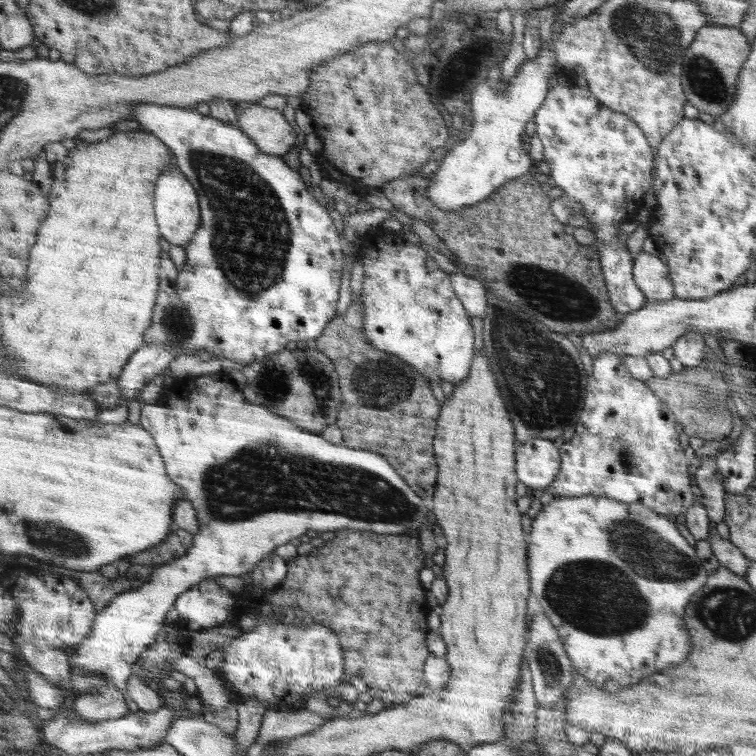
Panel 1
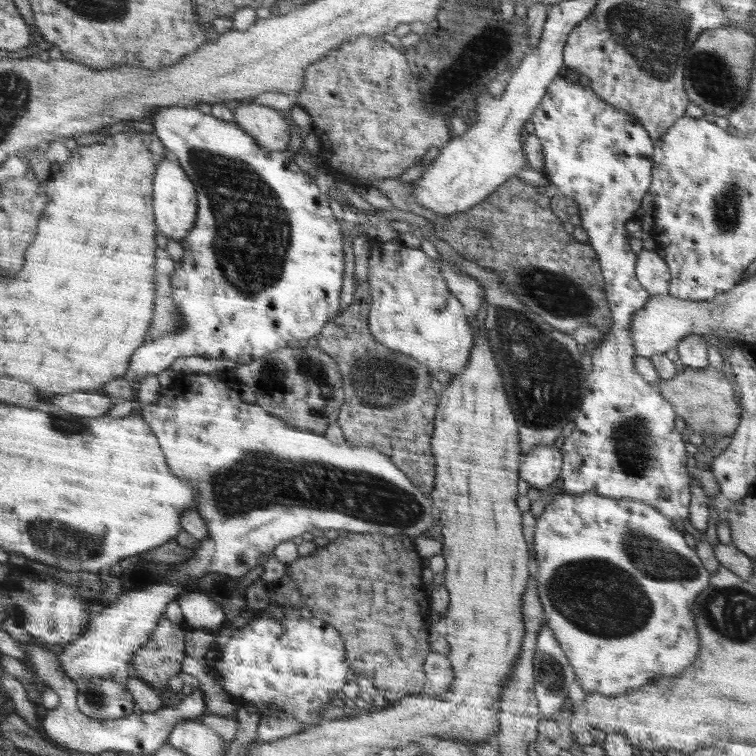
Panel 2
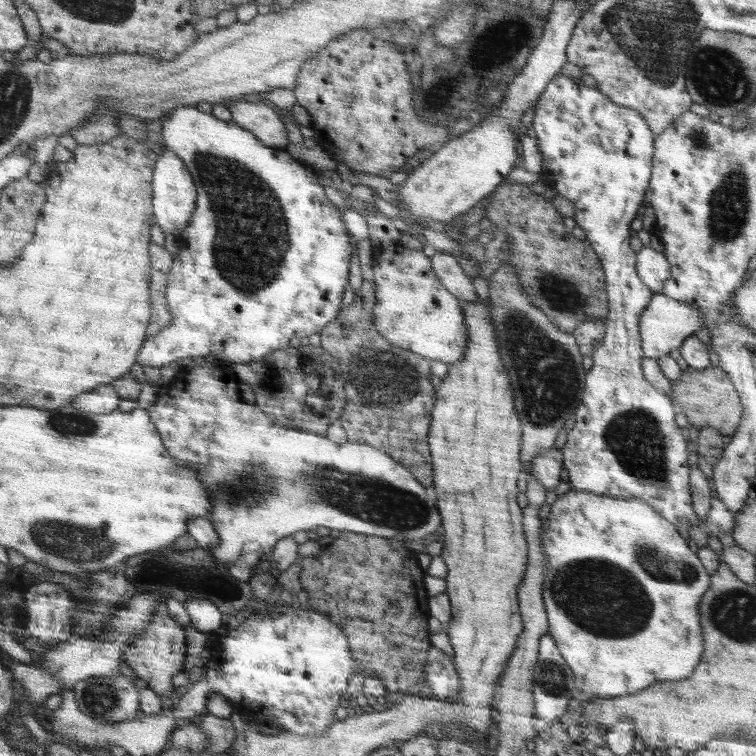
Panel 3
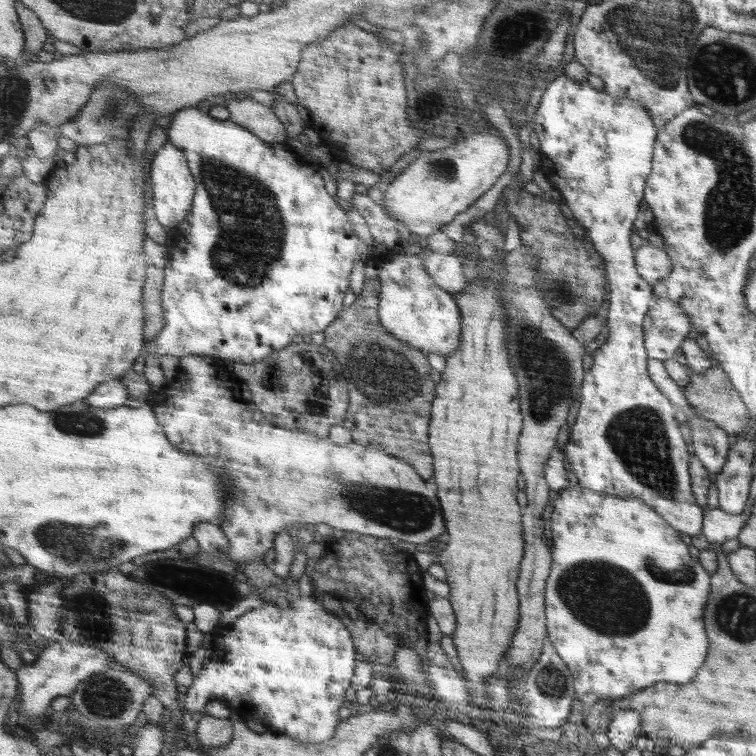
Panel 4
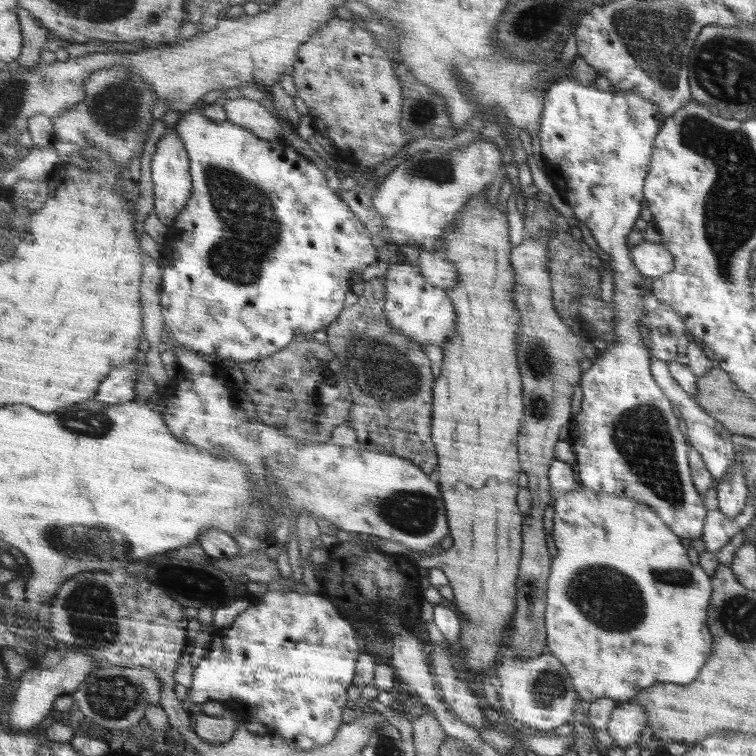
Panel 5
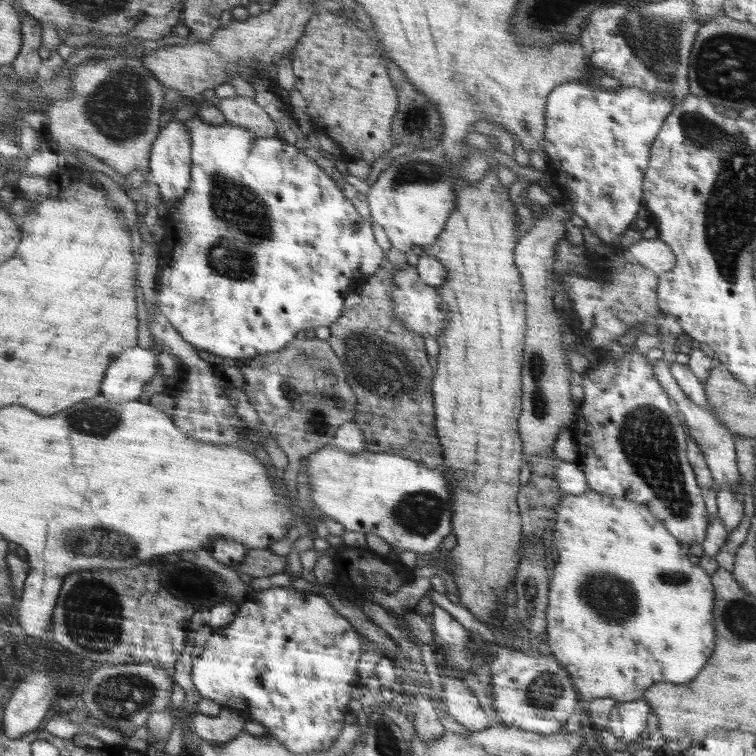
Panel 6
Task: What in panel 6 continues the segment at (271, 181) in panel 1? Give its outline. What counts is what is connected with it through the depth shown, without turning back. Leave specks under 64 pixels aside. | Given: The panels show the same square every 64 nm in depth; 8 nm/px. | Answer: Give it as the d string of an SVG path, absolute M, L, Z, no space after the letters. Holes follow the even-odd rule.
M199 118L189 121L191 127L191 183L187 193L179 200L177 211L172 216L172 242L166 242L164 250L172 250L167 268L162 268L163 273L159 280L159 306L169 318L176 332L197 350L206 350L223 358L248 359L257 354L275 353L290 344L298 330L306 328L330 327L336 318L343 314L342 304L348 296L348 290L356 290L358 284L366 282L366 278L378 272L378 266L384 262L382 248L374 242L372 224L368 224L360 216L354 205L348 200L334 180L330 180L320 166L316 166L313 159L300 152L299 147L286 144L278 136L264 138L257 136L241 126L232 123L211 125L202 122ZM256 202L258 202L258 238L256 238Z

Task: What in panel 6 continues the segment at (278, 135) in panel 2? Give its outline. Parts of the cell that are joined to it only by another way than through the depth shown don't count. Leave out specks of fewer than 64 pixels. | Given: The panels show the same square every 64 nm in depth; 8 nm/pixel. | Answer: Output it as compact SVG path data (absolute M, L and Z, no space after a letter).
M250 97L224 98L216 108L222 112L226 123L244 127L264 138L277 136L277 126L270 122L271 116Z

